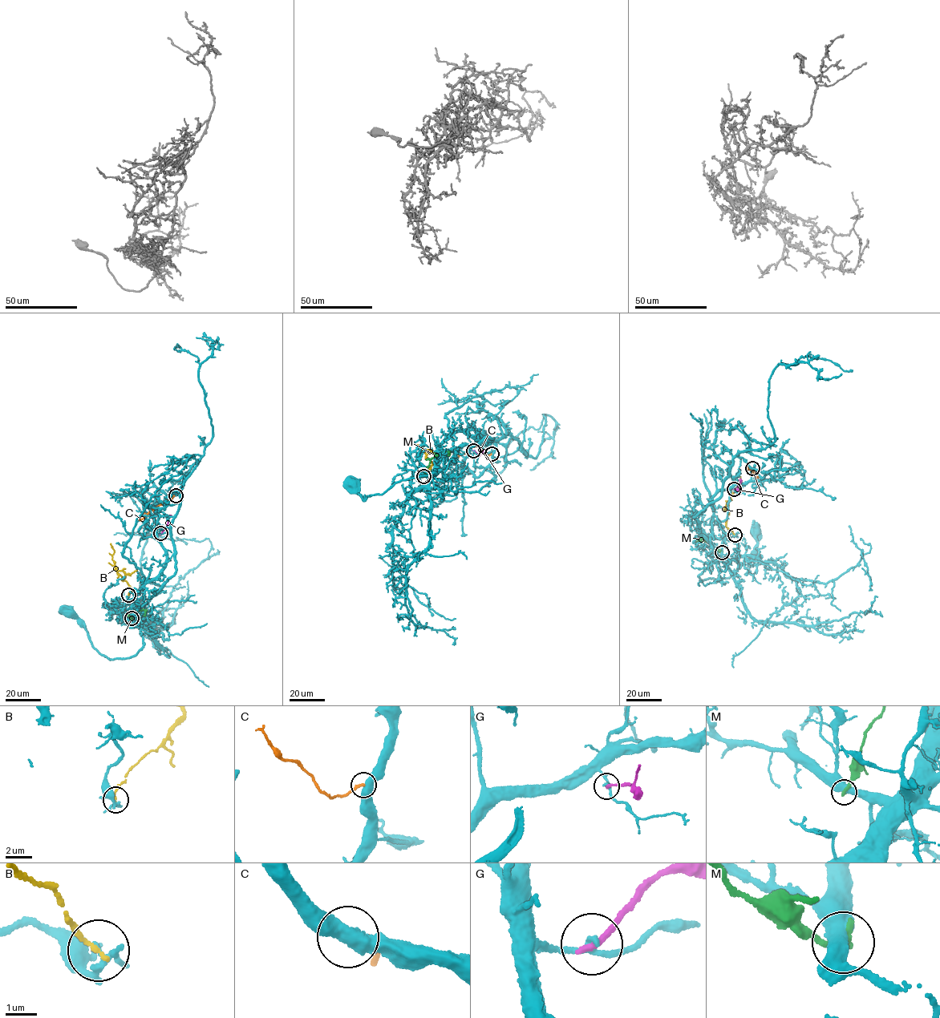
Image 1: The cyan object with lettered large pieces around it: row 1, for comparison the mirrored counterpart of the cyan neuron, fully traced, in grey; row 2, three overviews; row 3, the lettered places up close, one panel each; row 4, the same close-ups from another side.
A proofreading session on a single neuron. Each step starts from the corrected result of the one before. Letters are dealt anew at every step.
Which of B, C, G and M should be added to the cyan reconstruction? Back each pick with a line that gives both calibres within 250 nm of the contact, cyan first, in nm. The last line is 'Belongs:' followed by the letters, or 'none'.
Belongs: none

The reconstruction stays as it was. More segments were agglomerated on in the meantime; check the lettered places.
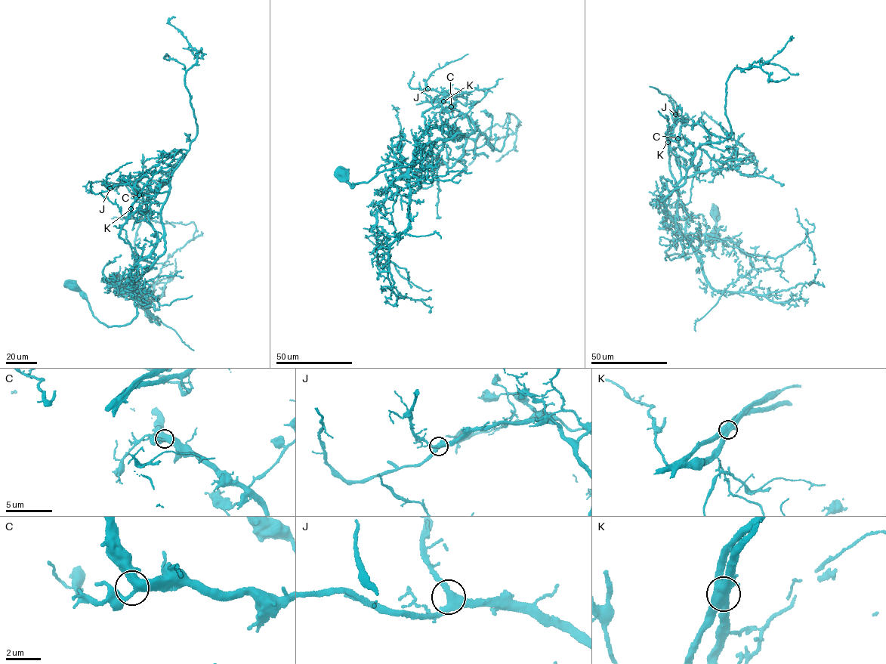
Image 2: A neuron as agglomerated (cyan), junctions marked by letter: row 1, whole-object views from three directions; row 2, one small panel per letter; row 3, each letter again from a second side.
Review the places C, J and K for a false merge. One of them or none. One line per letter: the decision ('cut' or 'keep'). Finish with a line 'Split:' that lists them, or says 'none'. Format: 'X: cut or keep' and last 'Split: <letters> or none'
C: keep
J: keep
K: cut
Split: K

